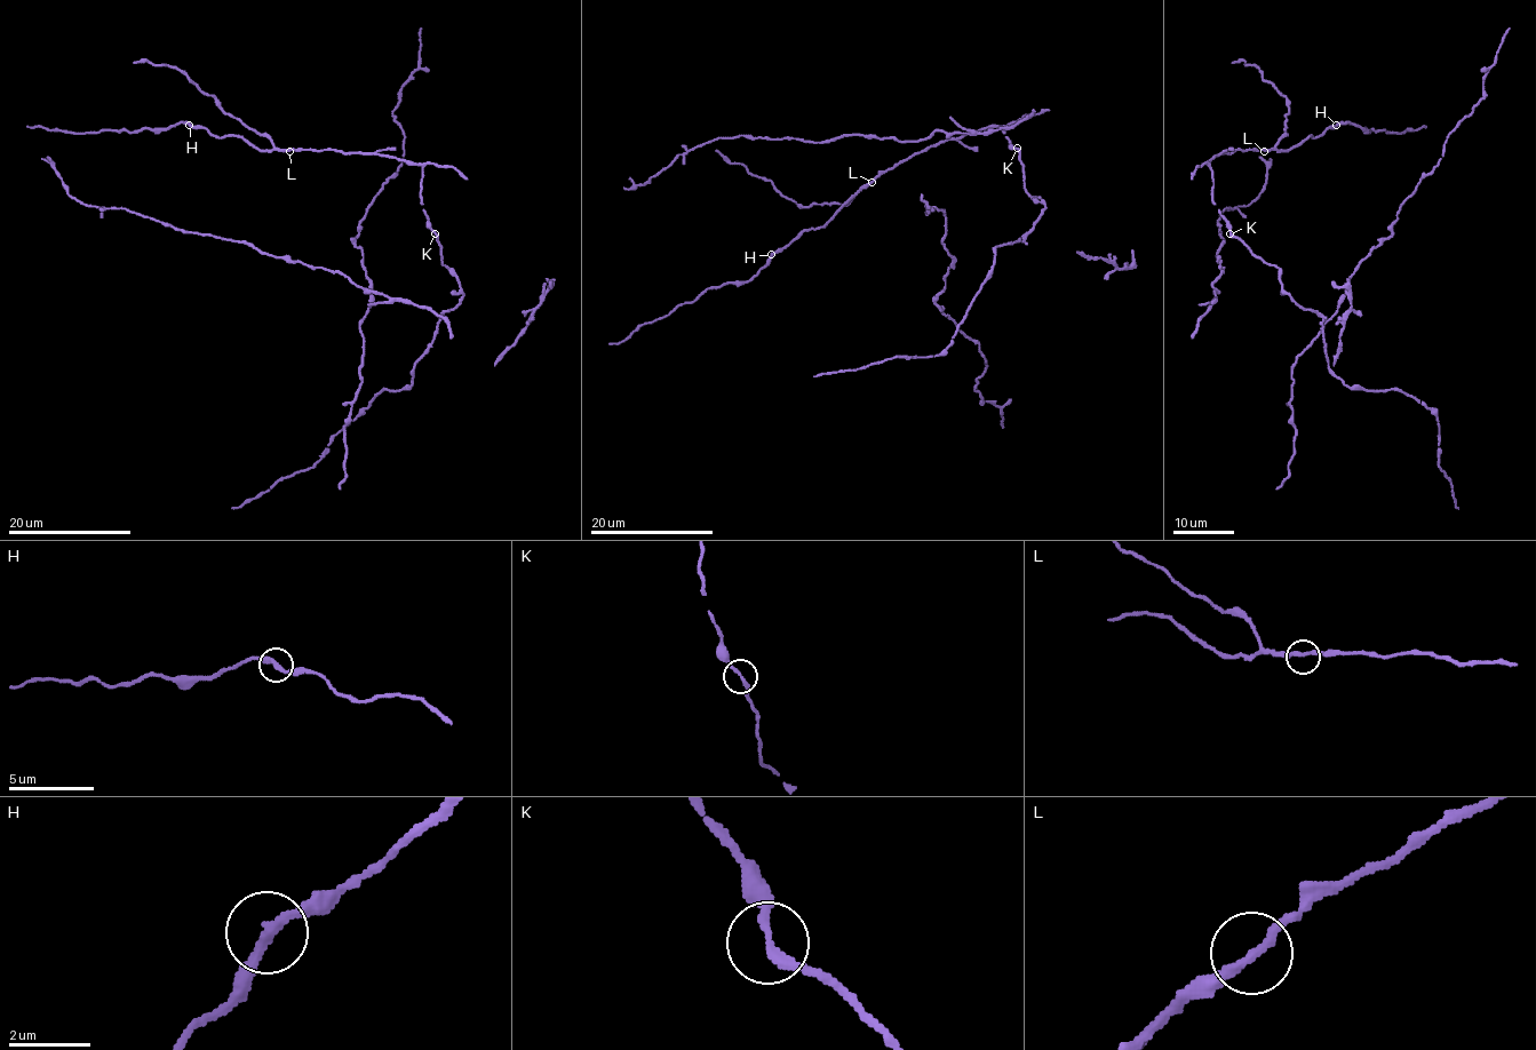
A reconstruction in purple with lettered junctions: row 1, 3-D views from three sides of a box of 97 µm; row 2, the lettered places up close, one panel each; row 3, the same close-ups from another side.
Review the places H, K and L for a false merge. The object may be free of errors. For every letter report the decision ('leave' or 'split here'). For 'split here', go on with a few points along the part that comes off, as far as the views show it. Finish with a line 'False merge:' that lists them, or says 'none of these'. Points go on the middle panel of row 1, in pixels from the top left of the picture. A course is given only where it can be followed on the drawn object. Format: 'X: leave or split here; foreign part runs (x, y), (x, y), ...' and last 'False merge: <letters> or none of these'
H: leave
K: leave
L: leave
False merge: none of these

